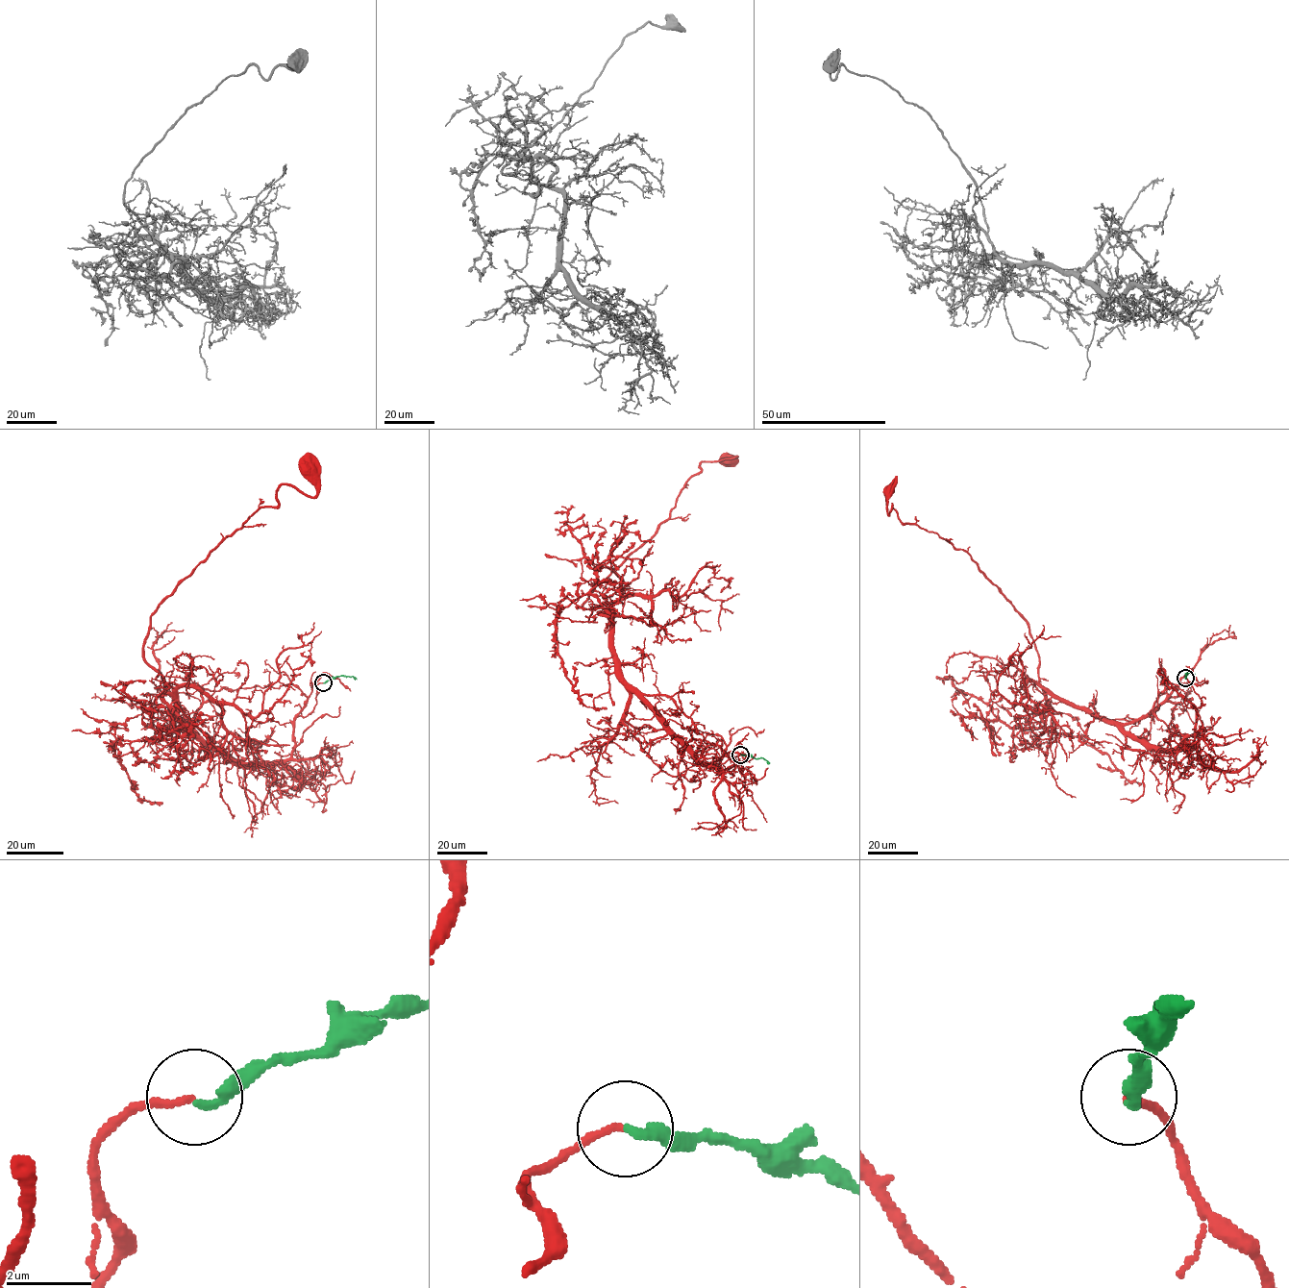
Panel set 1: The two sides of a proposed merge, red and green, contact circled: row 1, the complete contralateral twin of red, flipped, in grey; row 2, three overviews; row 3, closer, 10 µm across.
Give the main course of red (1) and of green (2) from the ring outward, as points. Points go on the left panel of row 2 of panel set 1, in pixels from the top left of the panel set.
1: (323, 682), (288, 758), (240, 763), (186, 730), (144, 656), (161, 605), (282, 484), (313, 496), (309, 468)
2: (323, 682), (340, 676), (357, 679)

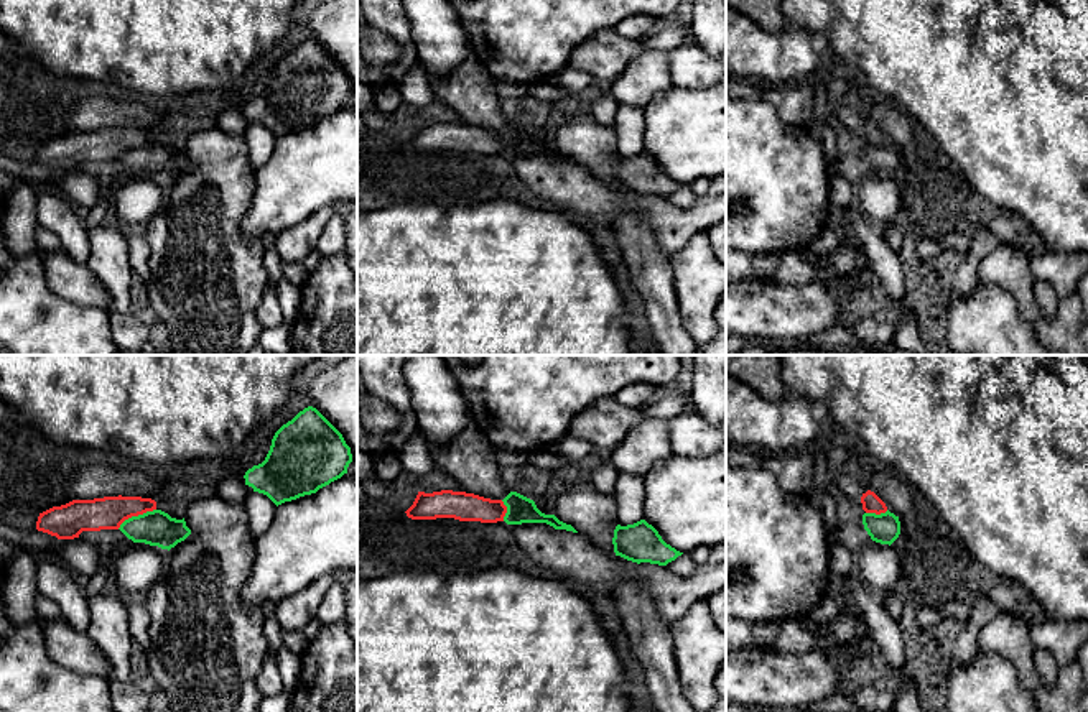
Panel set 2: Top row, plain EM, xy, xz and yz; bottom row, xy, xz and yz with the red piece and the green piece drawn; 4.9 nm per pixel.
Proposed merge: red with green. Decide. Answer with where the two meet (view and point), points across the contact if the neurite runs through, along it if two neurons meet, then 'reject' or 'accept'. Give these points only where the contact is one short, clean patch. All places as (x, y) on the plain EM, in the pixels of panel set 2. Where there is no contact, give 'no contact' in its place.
contact xy (135, 147); border xy (155, 140), (129, 148), (117, 160); reject

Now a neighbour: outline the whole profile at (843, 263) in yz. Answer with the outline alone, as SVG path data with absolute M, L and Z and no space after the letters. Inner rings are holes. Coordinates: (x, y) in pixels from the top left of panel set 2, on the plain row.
M844 245L823 257L826 268L810 265L802 252L780 253L780 263L775 273L769 278L777 284L802 286L808 283L823 283L841 293L844 299L851 298L843 286L854 275L872 270L862 245Z

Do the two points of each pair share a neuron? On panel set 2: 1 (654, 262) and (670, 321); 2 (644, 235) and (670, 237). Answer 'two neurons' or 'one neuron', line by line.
1: one neuron
2: two neurons

